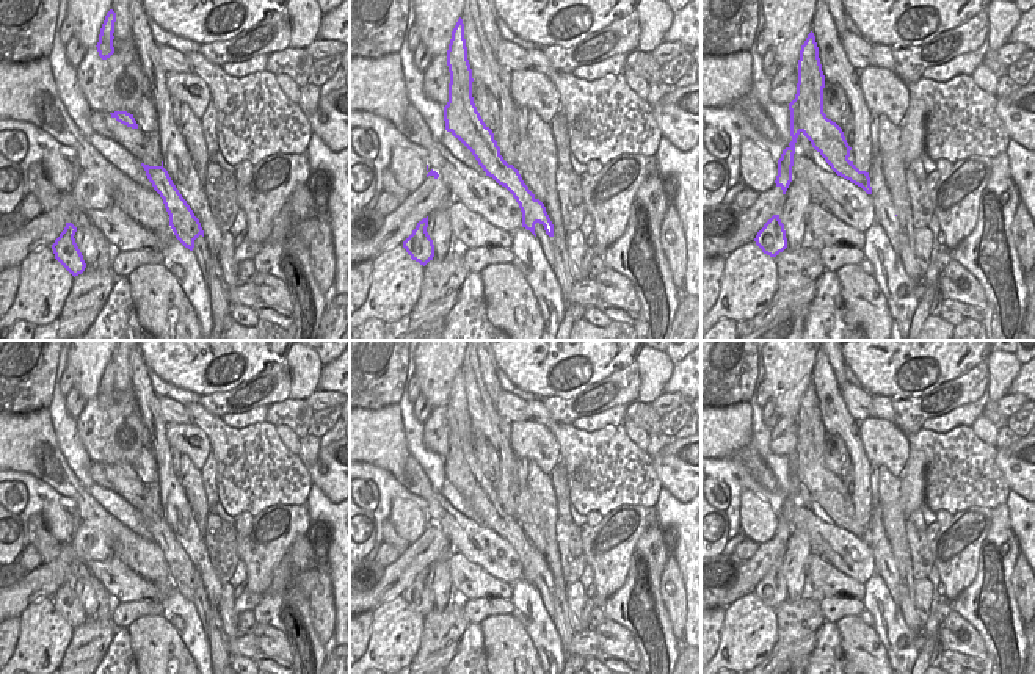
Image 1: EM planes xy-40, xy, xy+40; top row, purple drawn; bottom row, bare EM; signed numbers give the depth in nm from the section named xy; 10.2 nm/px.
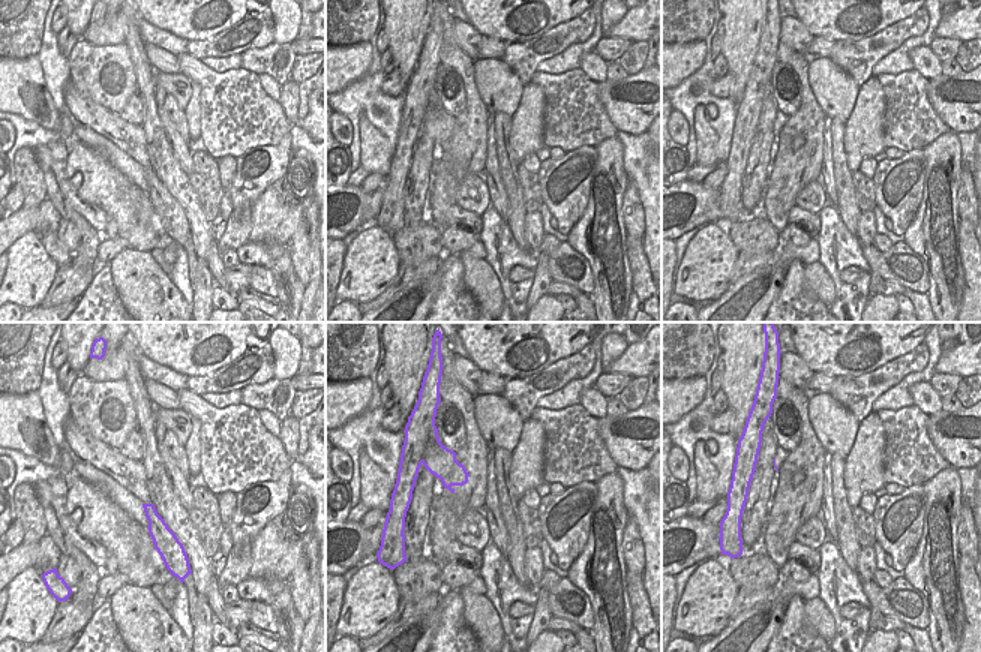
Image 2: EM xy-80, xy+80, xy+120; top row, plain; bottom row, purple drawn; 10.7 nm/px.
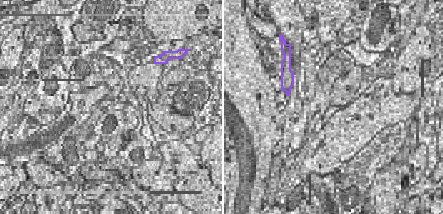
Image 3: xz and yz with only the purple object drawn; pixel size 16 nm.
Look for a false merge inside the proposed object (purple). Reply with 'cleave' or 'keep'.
cleave

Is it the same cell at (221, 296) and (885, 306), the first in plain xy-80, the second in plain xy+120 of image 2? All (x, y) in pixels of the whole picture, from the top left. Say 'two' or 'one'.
two

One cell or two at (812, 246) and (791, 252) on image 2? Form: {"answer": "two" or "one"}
{"answer": "one"}

